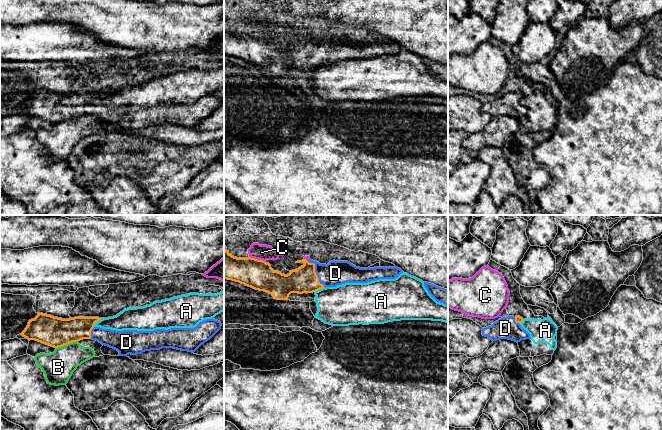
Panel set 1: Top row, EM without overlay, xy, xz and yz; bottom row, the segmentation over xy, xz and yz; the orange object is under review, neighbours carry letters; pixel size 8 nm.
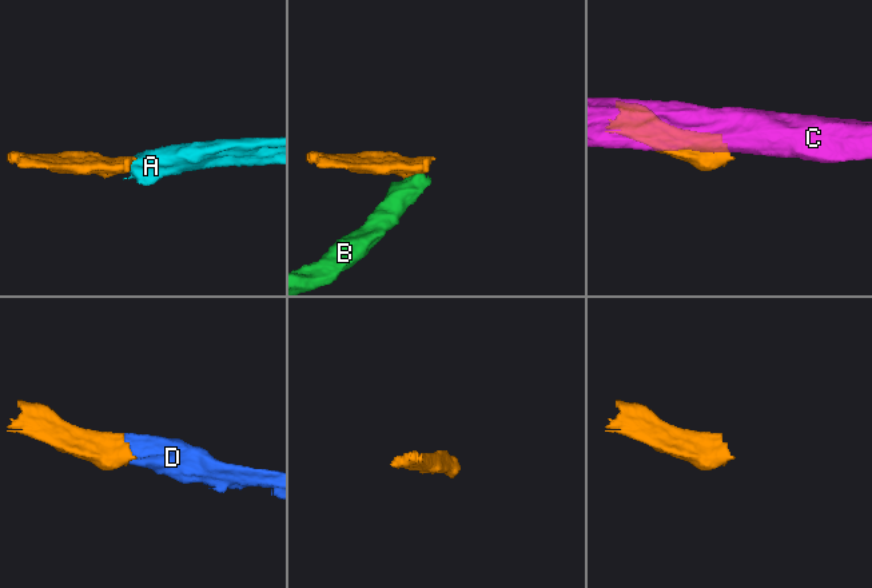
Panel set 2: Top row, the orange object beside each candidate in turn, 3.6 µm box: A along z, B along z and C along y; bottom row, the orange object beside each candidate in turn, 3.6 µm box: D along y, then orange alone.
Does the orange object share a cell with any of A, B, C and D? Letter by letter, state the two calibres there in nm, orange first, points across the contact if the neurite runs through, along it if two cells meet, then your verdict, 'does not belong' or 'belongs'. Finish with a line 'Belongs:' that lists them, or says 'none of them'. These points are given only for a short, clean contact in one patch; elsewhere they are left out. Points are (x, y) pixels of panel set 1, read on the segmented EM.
A: calibres 190 and 160 nm; border xy (101, 319), (93, 326); does not belong
B: calibres 240 and 260 nm; border xy (77, 341), (72, 341), (56, 348); does not belong
C: calibres 240 and 130 nm; does not belong
D: calibres 200 and 200 nm; way xz (304, 279), (309, 278), (315, 272), (335, 273); belongs
Belongs: D

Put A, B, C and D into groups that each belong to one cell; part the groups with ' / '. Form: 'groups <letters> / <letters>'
groups A B / C / D

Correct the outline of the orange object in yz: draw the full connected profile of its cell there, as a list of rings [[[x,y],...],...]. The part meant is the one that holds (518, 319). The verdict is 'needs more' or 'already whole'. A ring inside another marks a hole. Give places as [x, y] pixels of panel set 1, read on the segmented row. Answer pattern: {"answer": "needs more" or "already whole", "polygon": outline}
{"answer": "needs more", "polygon": [[[507,316],[494,322],[491,326],[482,329],[482,335],[492,341],[508,339],[515,342],[531,339],[530,334],[521,327],[523,318],[520,316]]]}

